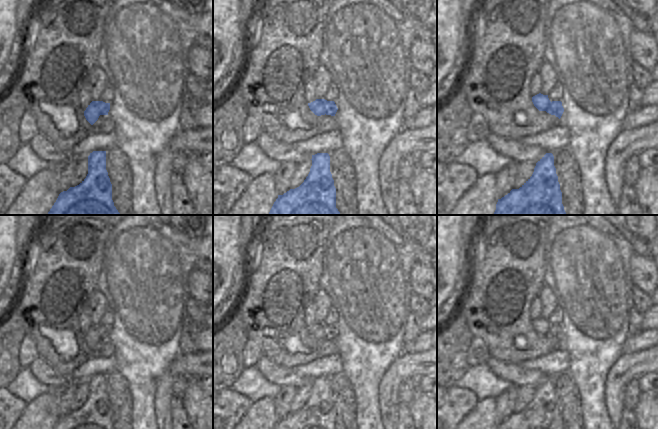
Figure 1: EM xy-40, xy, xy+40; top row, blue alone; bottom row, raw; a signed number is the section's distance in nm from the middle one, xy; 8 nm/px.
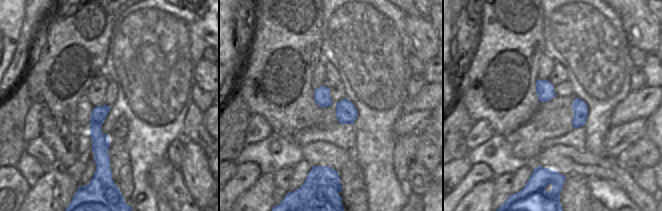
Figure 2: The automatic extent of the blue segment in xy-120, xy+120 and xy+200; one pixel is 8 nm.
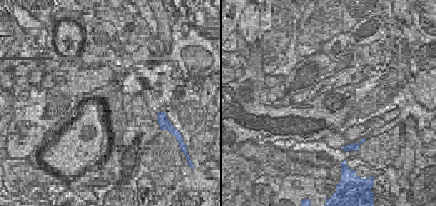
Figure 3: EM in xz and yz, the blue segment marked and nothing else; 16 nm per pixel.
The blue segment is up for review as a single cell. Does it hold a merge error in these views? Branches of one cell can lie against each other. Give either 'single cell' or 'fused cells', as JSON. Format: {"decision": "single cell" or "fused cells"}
{"decision": "fused cells"}

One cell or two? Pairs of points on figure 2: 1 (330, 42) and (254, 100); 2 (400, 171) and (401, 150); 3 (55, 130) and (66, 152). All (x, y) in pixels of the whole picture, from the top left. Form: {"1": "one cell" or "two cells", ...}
{"1": "two cells", "2": "one cell", "3": "one cell"}

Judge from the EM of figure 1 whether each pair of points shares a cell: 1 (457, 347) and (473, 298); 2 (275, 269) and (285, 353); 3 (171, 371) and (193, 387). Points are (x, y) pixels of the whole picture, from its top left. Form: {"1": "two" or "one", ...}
{"1": "two", "2": "one", "3": "two"}

